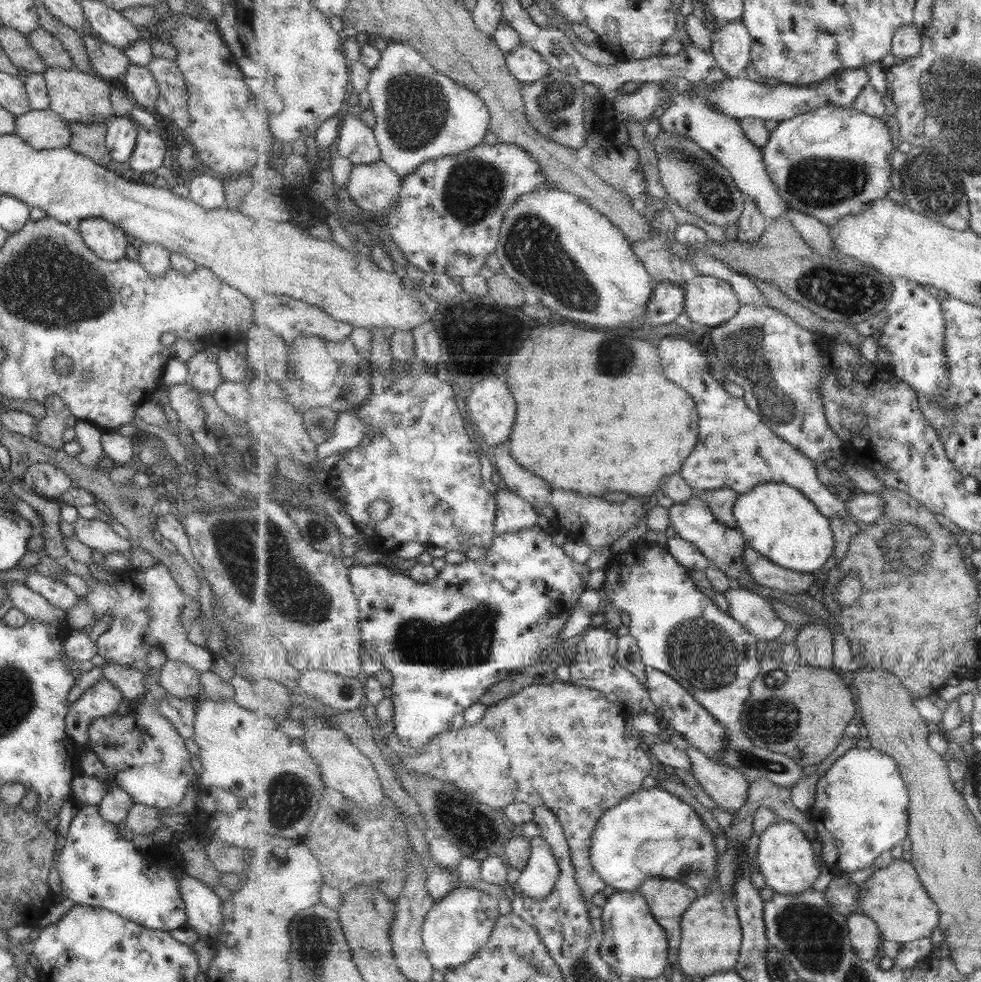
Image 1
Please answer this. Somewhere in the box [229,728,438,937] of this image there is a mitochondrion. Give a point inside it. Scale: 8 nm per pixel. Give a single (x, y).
(293, 815)

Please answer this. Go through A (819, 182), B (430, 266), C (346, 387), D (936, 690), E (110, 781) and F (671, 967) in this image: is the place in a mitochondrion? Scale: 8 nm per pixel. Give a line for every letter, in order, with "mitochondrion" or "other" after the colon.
A: mitochondrion
B: other
C: mitochondrion
D: other
E: other
F: other

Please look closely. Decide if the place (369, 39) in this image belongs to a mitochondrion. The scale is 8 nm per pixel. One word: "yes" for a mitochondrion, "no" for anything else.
no

